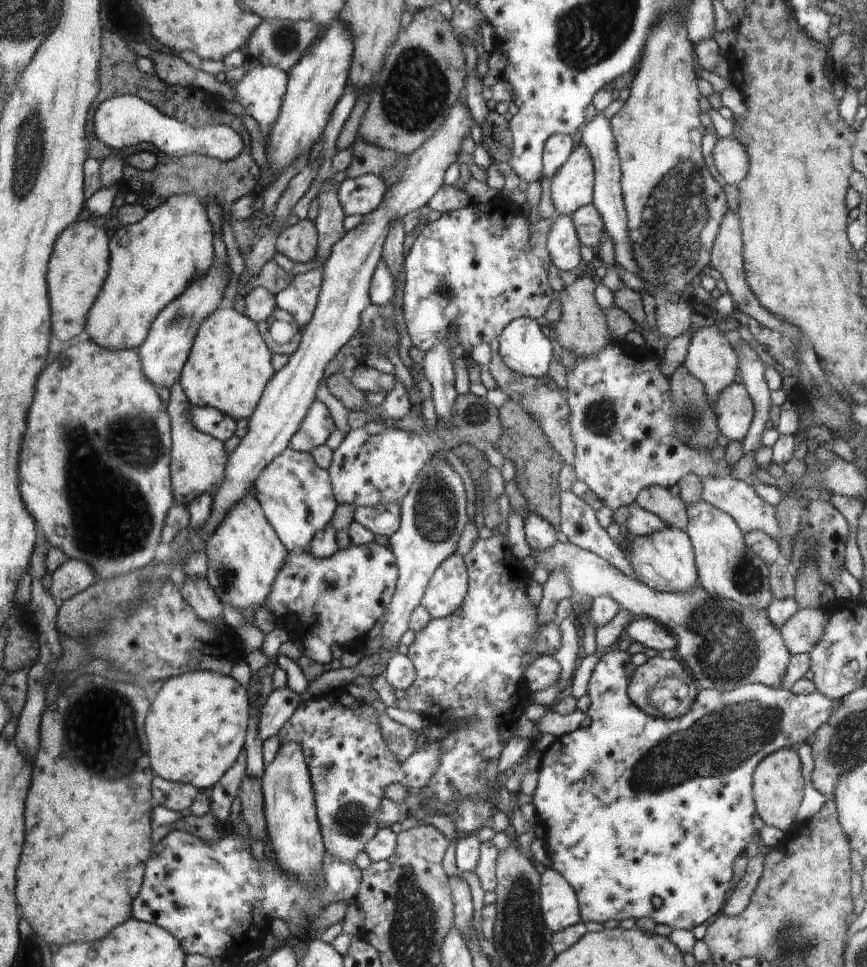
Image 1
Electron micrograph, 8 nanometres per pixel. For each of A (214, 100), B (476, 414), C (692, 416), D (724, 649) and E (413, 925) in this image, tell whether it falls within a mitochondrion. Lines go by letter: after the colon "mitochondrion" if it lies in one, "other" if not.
A: other
B: mitochondrion
C: mitochondrion
D: mitochondrion
E: mitochondrion

